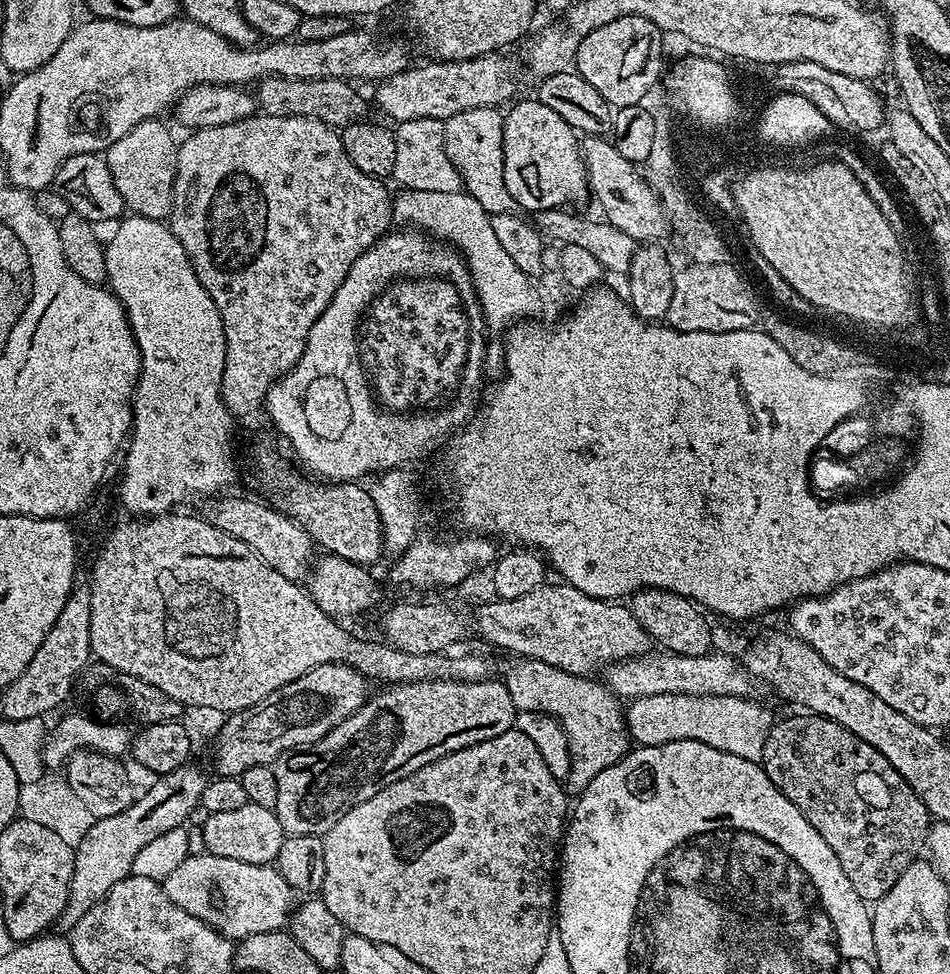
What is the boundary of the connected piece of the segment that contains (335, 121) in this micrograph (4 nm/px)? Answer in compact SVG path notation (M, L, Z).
M266 76L255 85L254 95L263 115L314 118L342 130L347 124L354 124L369 115L367 102L352 88L355 87L349 81L334 78L315 80L297 76Z

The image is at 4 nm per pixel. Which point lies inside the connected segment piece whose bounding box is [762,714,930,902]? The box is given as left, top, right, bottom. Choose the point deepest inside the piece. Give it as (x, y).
(867, 813)

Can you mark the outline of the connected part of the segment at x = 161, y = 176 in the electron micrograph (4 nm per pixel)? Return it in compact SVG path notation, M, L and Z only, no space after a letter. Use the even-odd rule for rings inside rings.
M160 118L138 122L138 126L109 146L106 159L110 178L114 178L118 194L122 194L125 209L134 216L167 221L172 214L178 140L164 122Z

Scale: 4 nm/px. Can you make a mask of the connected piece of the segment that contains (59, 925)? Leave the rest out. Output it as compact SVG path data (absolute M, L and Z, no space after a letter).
M189 762L178 770L168 772L165 776L156 776L153 779L152 789L145 796L144 793L137 795L136 799L132 801L132 805L126 810L122 810L122 814L110 814L109 816L93 819L90 830L86 830L86 838L82 838L82 842L75 845L74 848L76 853L74 874L70 882L70 892L66 898L66 906L54 925L57 933L71 933L73 926L80 921L82 914L86 914L86 910L90 910L90 906L94 906L100 901L111 888L118 886L118 882L122 882L127 876L133 875L134 858L138 858L138 853L145 846L150 846L150 842L154 842L154 838L166 834L166 830L182 828L188 824L190 812L195 807L200 806L202 790L206 790L209 781L209 777L204 776L203 770L195 768L194 764Z

